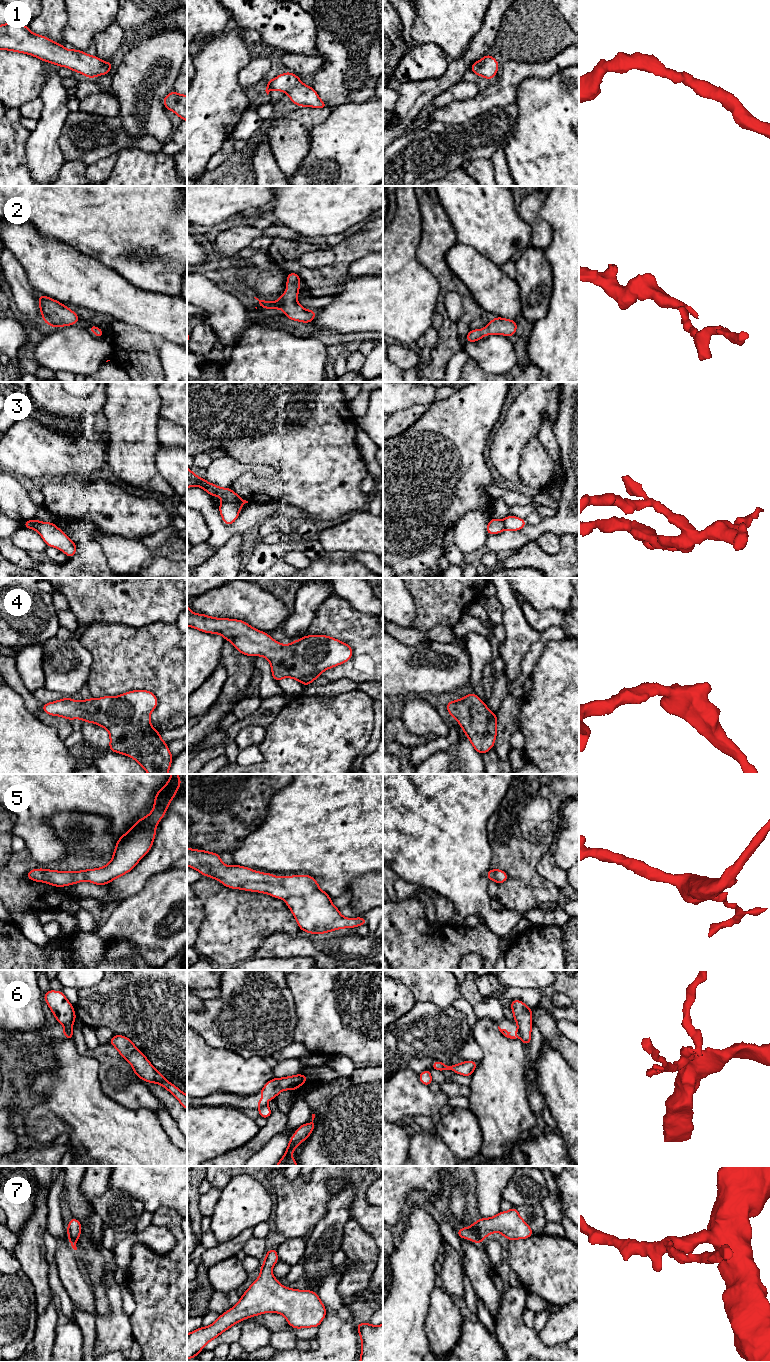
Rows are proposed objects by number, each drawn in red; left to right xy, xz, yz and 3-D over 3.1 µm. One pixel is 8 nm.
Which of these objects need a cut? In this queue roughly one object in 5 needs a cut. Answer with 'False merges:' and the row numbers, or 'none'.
False merges: 3, 6

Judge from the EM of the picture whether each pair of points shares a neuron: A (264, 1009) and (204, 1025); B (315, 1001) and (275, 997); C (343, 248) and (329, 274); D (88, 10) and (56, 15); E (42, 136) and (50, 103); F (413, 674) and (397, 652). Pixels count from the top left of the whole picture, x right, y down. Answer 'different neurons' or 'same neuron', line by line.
A: same neuron
B: different neurons
C: same neuron
D: different neurons
E: same neuron
F: same neuron

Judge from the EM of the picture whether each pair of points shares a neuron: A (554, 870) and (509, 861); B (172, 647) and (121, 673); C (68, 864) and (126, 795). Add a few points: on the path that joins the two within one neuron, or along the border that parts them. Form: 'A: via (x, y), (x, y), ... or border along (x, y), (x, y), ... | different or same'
A: border along (548, 850), (537, 863), (537, 871), (553, 884) | different
B: via (159, 657), (136, 658), (134, 660) | same
C: border along (83, 812), (105, 816), (110, 821), (113, 840) | different

